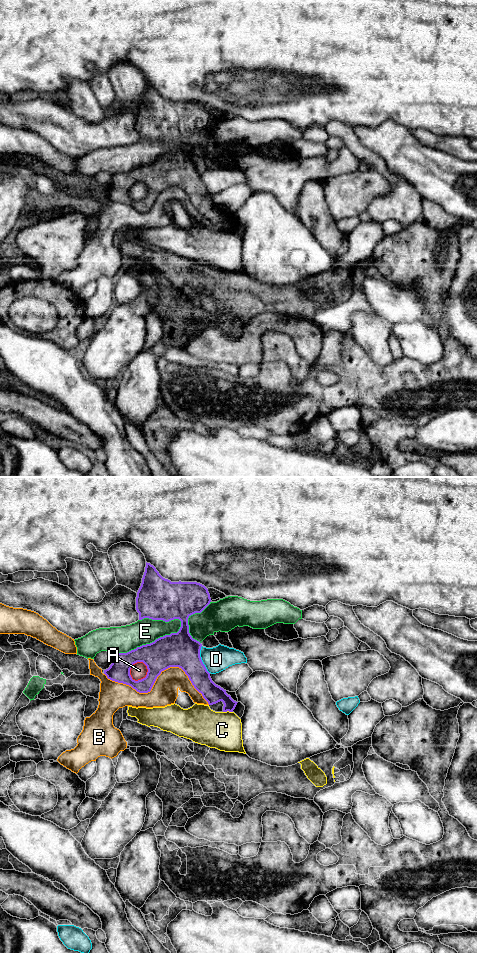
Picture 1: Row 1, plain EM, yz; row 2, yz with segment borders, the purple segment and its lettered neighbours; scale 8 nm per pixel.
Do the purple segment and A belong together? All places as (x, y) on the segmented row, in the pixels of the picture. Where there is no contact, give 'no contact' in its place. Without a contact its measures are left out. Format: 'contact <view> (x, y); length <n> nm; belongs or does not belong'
contact yz (130, 668); length 180 nm; does not belong

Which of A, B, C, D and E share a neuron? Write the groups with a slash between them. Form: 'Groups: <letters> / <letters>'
Groups: A / B / C / D / E

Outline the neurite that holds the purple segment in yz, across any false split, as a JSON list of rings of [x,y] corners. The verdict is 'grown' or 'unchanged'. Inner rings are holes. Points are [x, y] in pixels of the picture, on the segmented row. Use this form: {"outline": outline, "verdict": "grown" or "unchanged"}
{"outline": [[[146,562],[136,597],[139,620],[149,618],[169,622],[179,619],[181,627],[177,633],[160,637],[150,644],[127,653],[113,654],[112,664],[104,670],[104,674],[108,679],[129,685],[139,693],[148,693],[162,671],[179,667],[209,705],[222,701],[223,712],[233,712],[238,702],[212,681],[200,657],[202,644],[189,633],[188,618],[201,613],[210,602],[210,594],[204,585],[197,582],[171,582]],[[137,662],[143,662],[148,672],[145,678],[135,681],[130,669]]], "verdict": "unchanged"}

